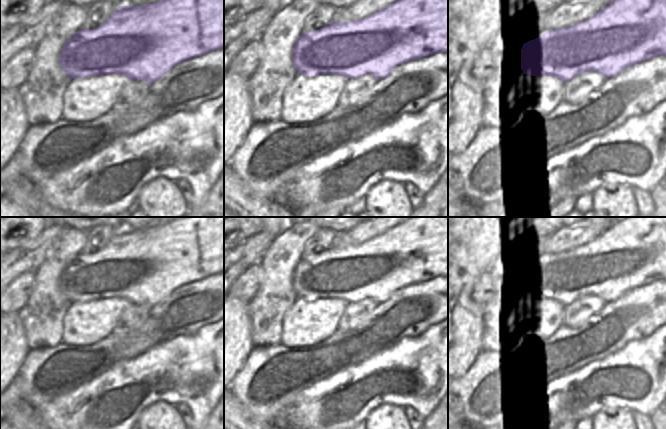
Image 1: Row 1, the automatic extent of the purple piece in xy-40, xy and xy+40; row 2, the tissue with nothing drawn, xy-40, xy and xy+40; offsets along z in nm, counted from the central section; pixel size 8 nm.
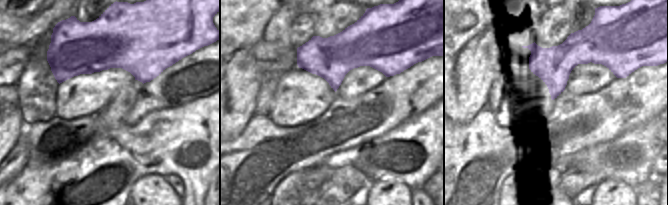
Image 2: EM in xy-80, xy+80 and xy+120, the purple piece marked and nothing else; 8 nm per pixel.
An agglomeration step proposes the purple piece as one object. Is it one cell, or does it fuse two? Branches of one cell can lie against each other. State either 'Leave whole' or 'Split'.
Leave whole.

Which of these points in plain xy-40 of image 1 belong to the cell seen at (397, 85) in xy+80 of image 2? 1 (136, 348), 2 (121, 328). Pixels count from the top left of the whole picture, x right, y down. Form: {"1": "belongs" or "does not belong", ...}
{"1": "belongs", "2": "does not belong"}

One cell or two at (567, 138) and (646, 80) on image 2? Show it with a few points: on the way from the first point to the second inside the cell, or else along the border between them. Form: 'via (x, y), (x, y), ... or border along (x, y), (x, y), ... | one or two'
via (587, 119), (604, 115), (619, 107), (626, 100) | one

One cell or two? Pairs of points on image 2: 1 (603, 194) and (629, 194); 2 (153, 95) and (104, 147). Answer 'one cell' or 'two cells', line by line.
1: one cell
2: two cells

